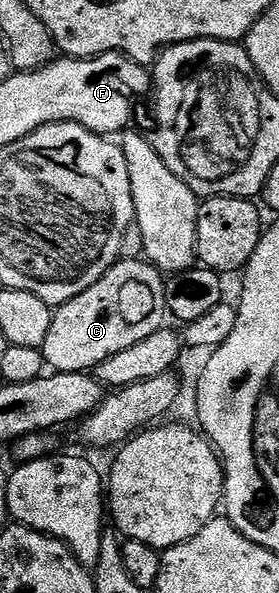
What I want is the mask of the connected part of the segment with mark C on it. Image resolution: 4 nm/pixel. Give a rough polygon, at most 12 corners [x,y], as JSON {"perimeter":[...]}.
{"perimeter":[[118,261],[54,310],[39,350],[89,373],[162,330],[162,272]]}

